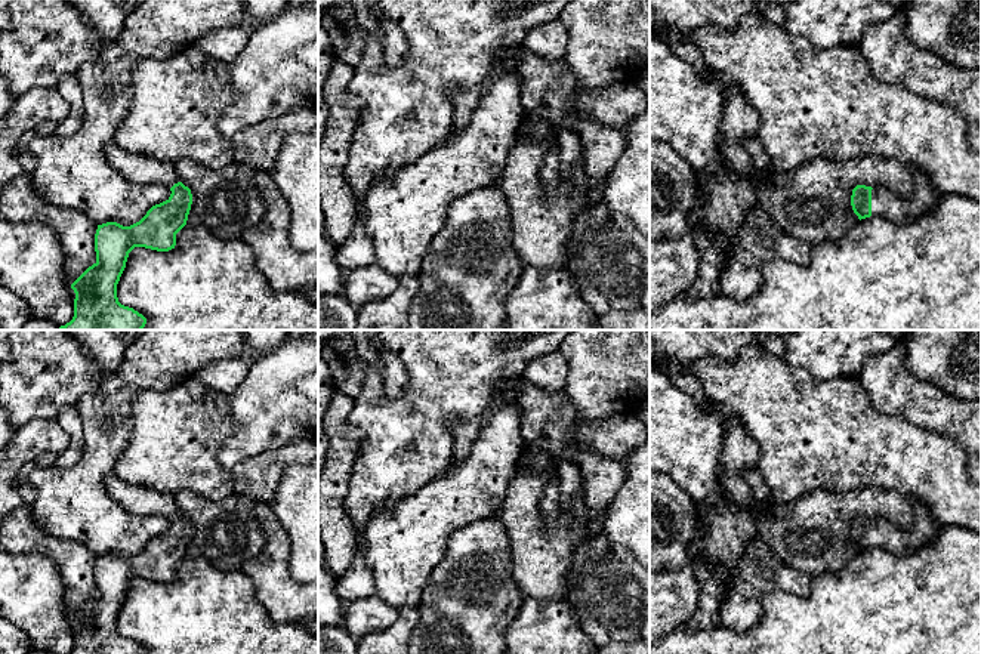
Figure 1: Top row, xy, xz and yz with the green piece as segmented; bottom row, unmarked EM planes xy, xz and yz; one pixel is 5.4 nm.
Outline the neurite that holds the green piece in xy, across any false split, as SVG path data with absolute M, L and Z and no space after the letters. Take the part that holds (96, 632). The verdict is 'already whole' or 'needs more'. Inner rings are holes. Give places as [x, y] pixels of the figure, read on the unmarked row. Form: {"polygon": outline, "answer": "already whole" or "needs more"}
{"polygon": "M114 472L107 476L105 485L109 496L132 513L163 516L172 525L130 558L117 553L98 556L96 593L71 616L75 630L70 654L146 654L142 645L118 633L117 616L135 579L157 583L175 580L176 565L188 552L192 525L179 512L175 494L129 484Z", "answer": "needs more"}

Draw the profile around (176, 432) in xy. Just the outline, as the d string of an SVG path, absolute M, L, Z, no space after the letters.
M195 377L164 389L142 389L132 407L132 439L114 473L135 485L176 494L189 490L220 502L234 494L231 469L218 462L225 439L234 432L228 395Z

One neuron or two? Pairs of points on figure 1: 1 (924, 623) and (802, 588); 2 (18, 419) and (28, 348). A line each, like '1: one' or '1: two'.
1: two
2: one

